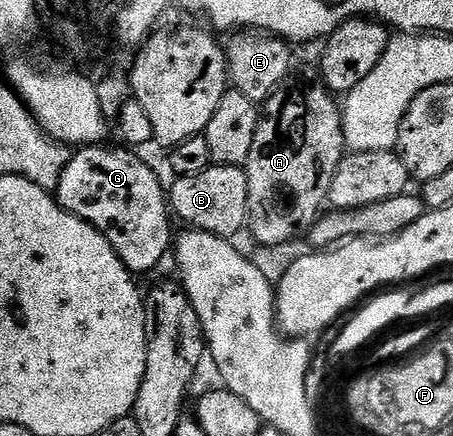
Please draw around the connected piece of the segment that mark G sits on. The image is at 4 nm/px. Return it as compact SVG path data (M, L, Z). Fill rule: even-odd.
M102 144L72 152L71 162L61 171L57 200L62 209L89 223L113 247L132 274L150 274L161 255L173 248L169 197L159 177L127 147L103 149Z

